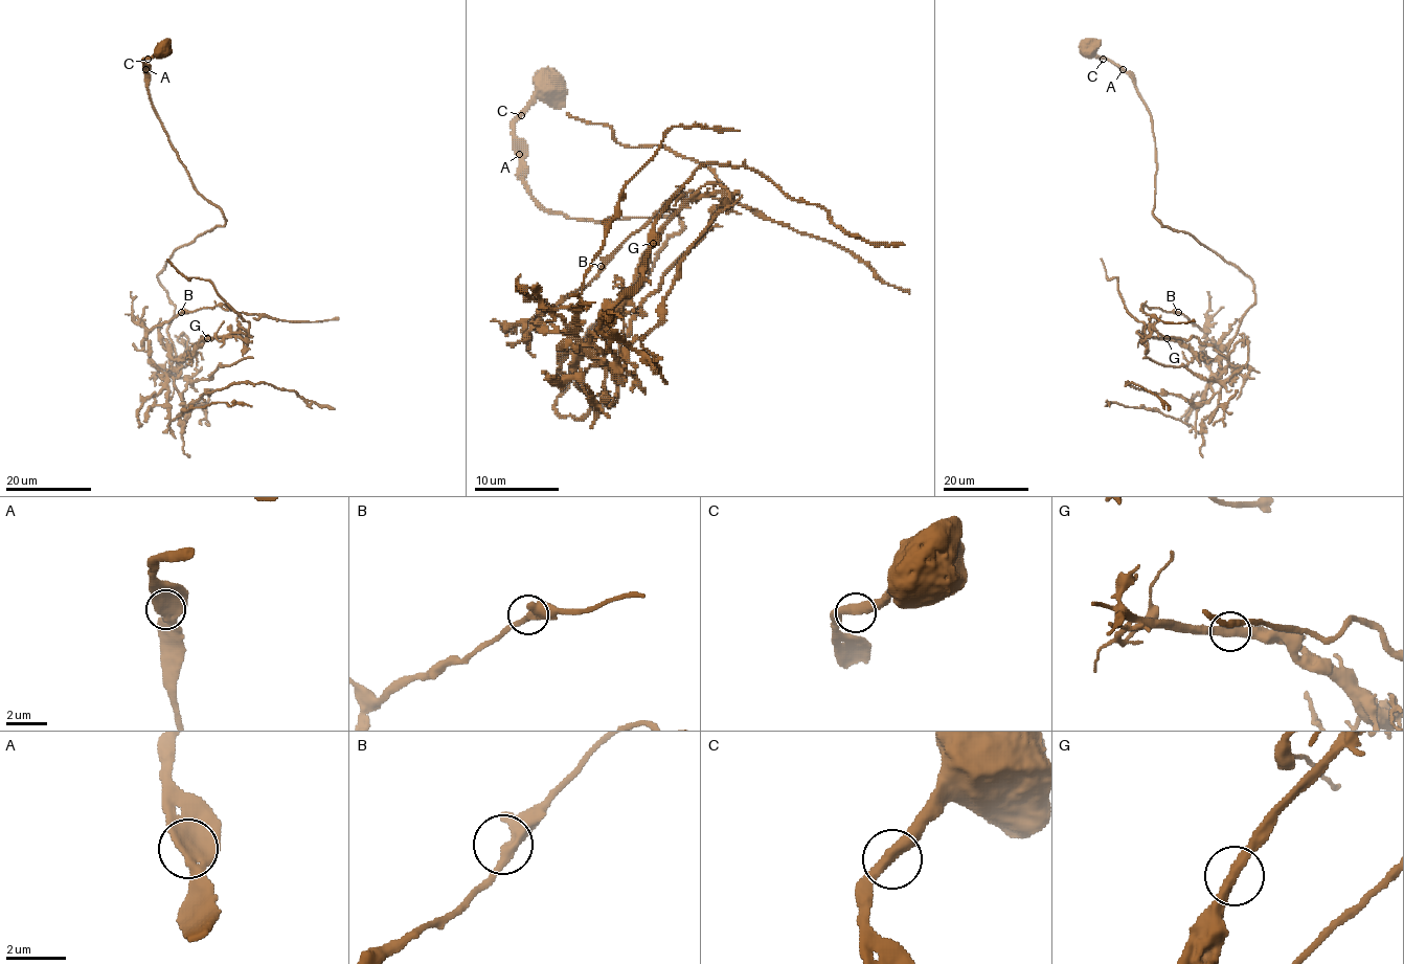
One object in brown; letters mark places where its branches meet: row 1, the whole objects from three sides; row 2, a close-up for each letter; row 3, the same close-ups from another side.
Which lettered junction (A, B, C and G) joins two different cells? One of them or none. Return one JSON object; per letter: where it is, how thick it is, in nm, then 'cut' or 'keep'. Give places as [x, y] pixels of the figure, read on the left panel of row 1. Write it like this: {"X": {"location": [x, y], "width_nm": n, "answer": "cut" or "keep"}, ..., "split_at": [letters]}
{"A": {"location": [145, 69], "width_nm": 400, "answer": "keep"}, "B": {"location": [181, 312], "width_nm": 360, "answer": "keep"}, "C": {"location": [148, 59], "width_nm": 400, "answer": "keep"}, "G": {"location": [207, 338], "width_nm": 400, "answer": "cut"}, "split_at": ["G"]}

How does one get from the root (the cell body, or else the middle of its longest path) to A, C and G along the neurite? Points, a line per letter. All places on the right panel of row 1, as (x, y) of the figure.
A: (1087, 50), (1123, 69)
C: (1087, 50), (1103, 59)
G: (1087, 50), (1132, 77), (1151, 115), (1153, 214), (1253, 284), (1254, 303), (1226, 357), (1201, 360), (1167, 338)

